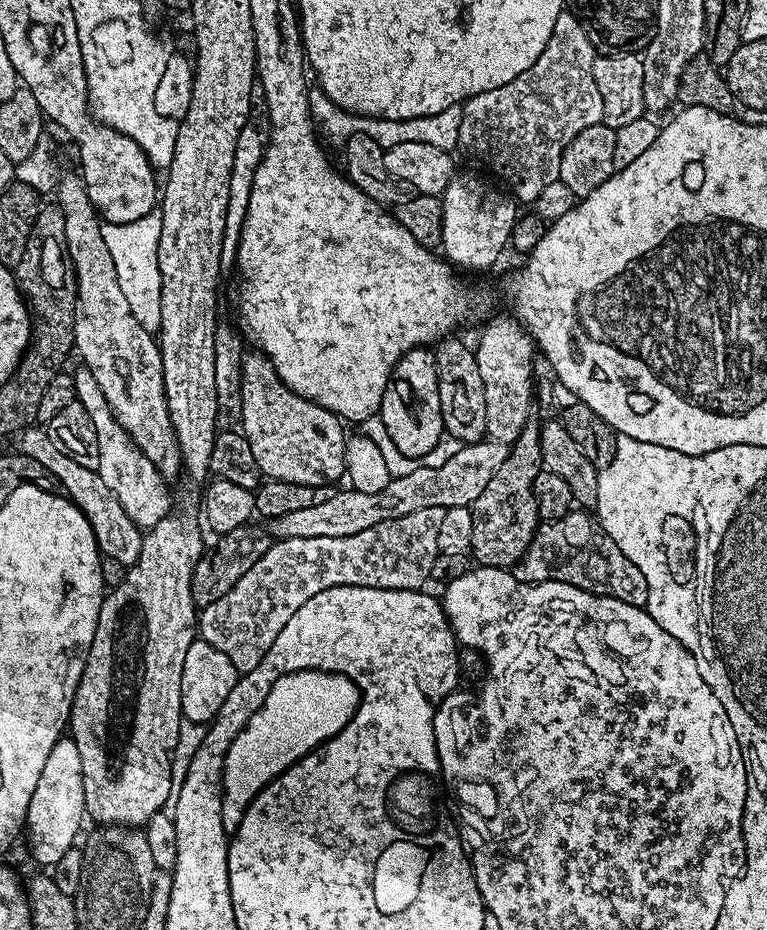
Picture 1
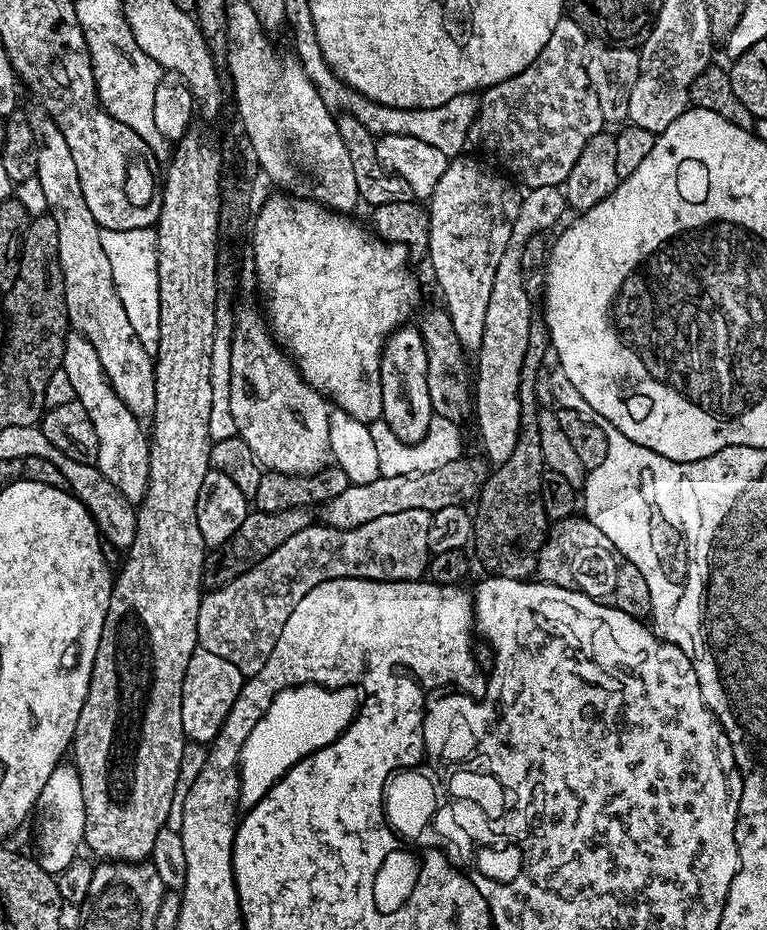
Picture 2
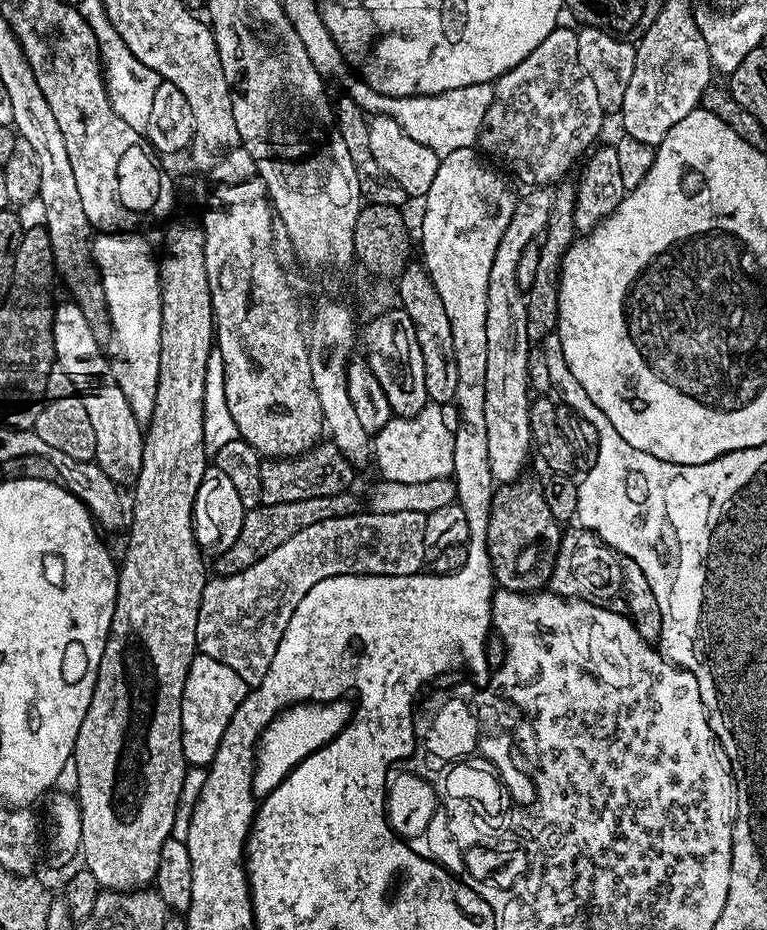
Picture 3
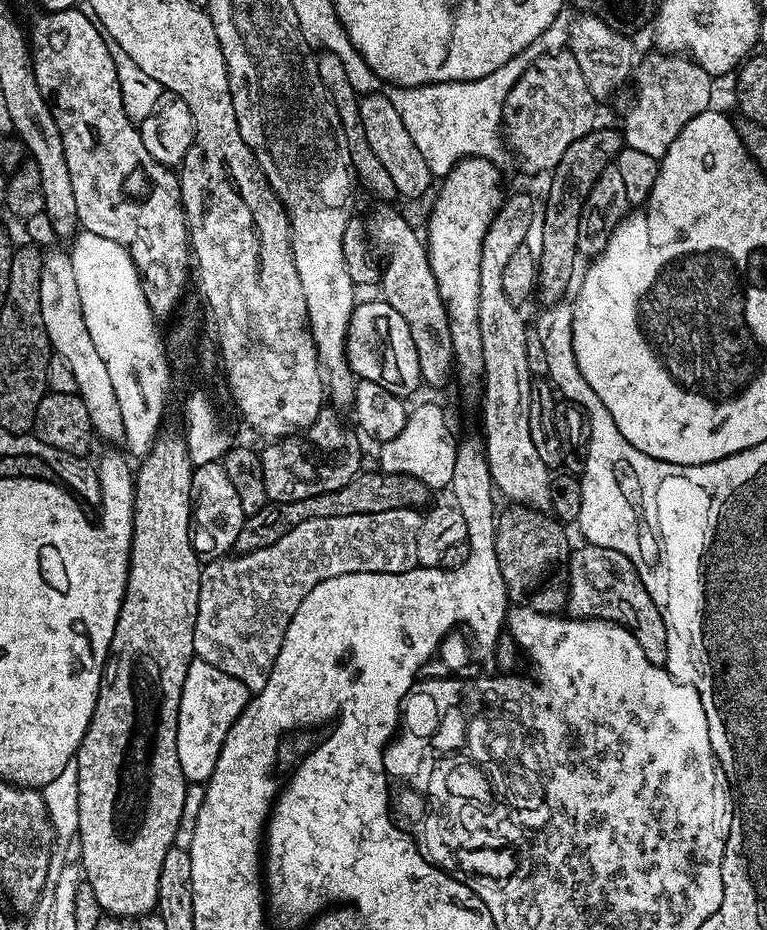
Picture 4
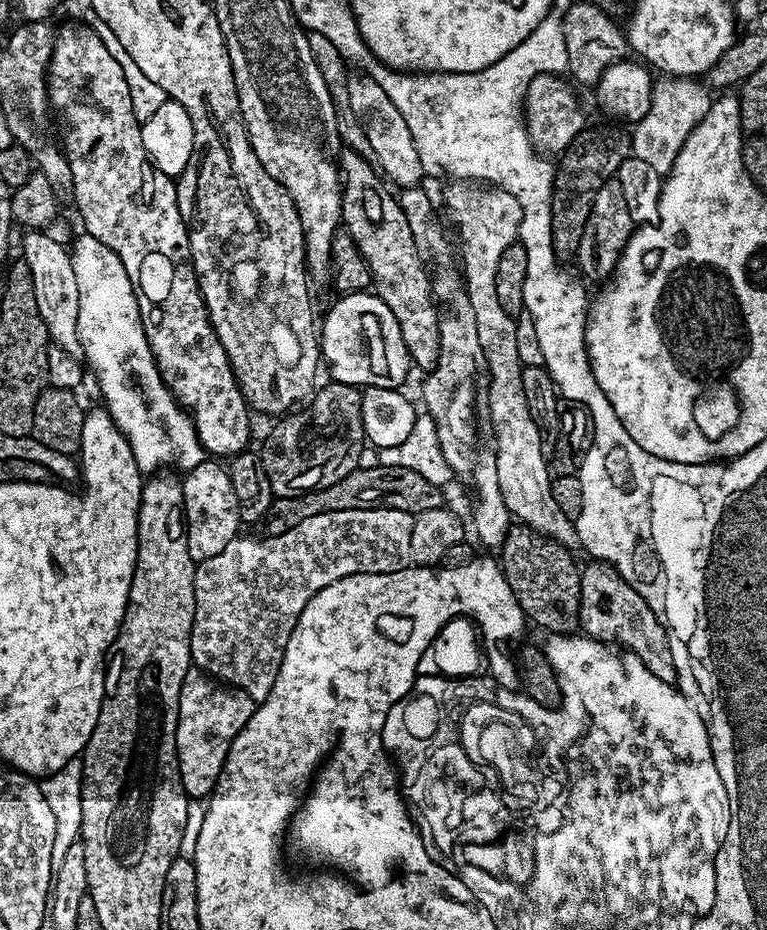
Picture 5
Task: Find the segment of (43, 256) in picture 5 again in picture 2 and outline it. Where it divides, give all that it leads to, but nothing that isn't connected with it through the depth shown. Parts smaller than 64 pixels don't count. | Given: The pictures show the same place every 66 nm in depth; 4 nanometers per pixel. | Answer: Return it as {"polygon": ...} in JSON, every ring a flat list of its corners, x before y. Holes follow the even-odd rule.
{"polygon":[[72,332,65,337,61,367,73,384,76,400,82,403,94,423,94,432,98,435,96,467,106,478,110,478,110,482,114,482,114,486,118,486,118,490,131,504,139,505,146,494,150,478,150,440,145,429,143,432,140,426,139,417,118,398,102,370,98,352,80,333]]}

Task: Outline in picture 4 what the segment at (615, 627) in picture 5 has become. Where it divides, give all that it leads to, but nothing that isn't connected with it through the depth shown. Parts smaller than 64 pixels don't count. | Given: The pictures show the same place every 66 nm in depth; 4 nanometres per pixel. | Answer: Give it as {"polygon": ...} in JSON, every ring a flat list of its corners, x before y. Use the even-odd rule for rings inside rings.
{"polygon":[[594,544,594,550,586,551,586,558,570,560,570,562,590,564,588,554,592,554,592,552,594,552,594,556,602,554,604,560,608,560,608,566,612,566,610,572,608,572,612,584,602,586,602,588,596,590,596,588,588,588,592,584,590,584,588,578,584,578,586,586,570,586,570,599,566,604,567,611,576,618,610,620,613,624,620,624,623,628,628,628,634,634,638,646,642,646,646,658,650,658,650,662,661,666,667,665,666,622,662,618,658,606,654,606,654,598,650,598,646,586,642,586,642,578,638,578,638,570,621,552,611,552,610,549,597,544]]}

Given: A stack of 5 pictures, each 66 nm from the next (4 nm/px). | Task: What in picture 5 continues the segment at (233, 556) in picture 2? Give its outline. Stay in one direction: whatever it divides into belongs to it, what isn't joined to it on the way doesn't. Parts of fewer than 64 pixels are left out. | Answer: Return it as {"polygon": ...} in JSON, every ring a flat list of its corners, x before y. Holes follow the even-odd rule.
{"polygon":[[375,467,355,468,350,474,346,474,346,478,342,478,342,482,329,488,318,488,314,492,306,492,299,496,282,496,273,499,270,510,266,510,262,521,262,528,265,528,263,531,267,535,277,536,286,530,294,530,298,522,306,522,306,518,314,518,314,514,326,514,334,510,389,508,415,514,445,507,445,489,434,482,426,482,422,474,414,474,414,470,405,468]]}

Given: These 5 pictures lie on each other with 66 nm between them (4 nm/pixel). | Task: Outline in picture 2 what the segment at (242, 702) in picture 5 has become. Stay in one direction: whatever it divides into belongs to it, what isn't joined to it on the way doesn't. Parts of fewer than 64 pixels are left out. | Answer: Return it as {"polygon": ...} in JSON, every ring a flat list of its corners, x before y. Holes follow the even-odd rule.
{"polygon":[[196,647,182,682,182,730,189,741,211,745,212,739,224,725,224,719,230,714,245,679,234,662,226,662,226,658,218,658,218,654]]}

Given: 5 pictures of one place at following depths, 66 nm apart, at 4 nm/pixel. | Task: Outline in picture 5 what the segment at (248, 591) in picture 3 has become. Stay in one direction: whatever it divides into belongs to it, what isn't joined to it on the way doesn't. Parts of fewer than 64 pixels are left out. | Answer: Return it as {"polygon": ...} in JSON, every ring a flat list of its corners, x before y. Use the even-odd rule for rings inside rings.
{"polygon":[[389,508,366,510,334,510,314,514,306,522,298,522,294,530,277,536,265,535,264,540,240,534,220,554,197,563,194,574,194,622,190,650,193,665,225,685,250,694,254,701,272,694,274,678,280,675,282,658,290,642,294,618,306,610,306,602,326,586,354,574,386,574,412,564,410,548,414,534,413,513]]}

